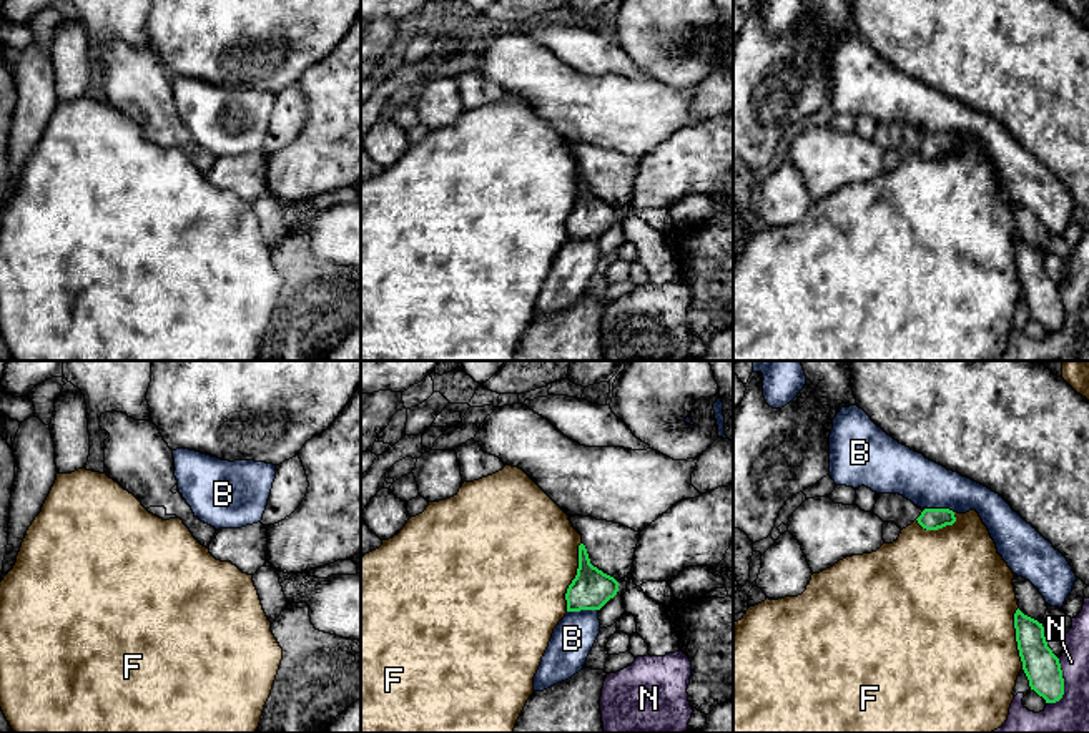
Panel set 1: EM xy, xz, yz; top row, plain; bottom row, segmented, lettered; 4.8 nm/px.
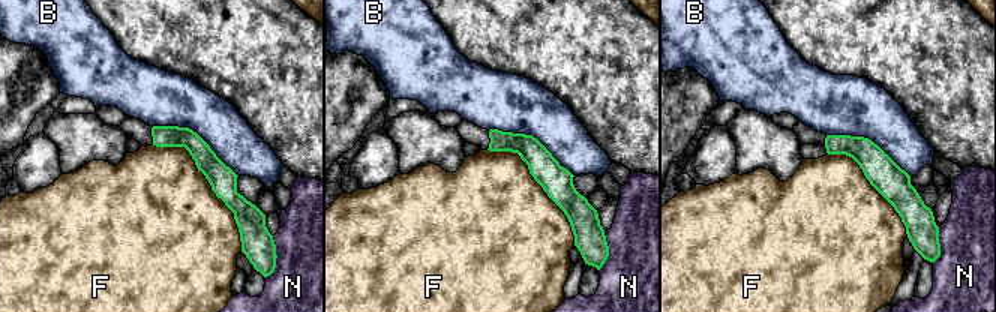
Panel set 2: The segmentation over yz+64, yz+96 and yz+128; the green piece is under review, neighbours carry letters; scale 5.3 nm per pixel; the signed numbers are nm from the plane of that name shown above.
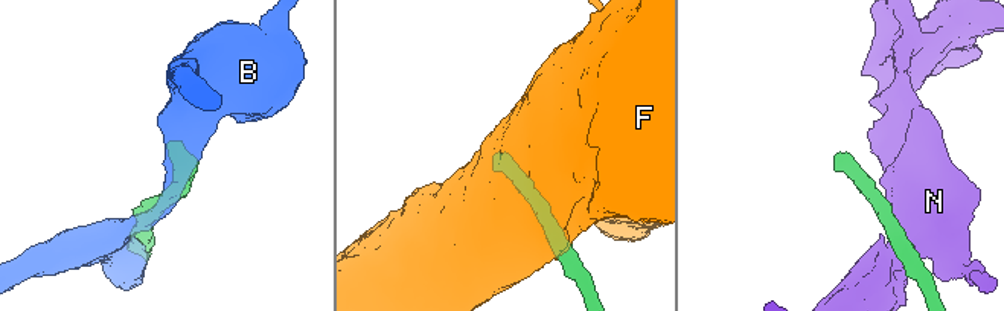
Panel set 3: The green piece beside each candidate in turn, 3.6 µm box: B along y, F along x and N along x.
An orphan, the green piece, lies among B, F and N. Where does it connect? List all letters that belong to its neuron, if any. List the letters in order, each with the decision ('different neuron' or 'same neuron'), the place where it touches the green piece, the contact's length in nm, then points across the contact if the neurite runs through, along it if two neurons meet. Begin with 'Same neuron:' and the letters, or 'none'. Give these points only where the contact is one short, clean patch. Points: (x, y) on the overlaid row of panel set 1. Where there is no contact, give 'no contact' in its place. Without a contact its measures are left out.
Same neuron: none
B: different neuron; meets green in xz at (582, 609); contact 150 nm long
F: different neuron; meets green in xz at (576, 577); contact 340 nm long
N: different neuron; meets green in yz at (1063, 685); contact 240 nm long

